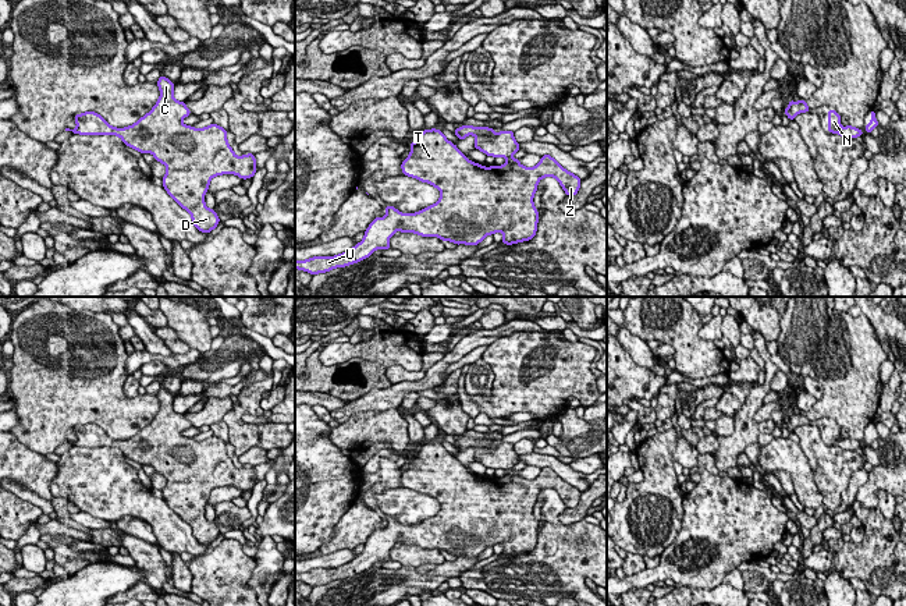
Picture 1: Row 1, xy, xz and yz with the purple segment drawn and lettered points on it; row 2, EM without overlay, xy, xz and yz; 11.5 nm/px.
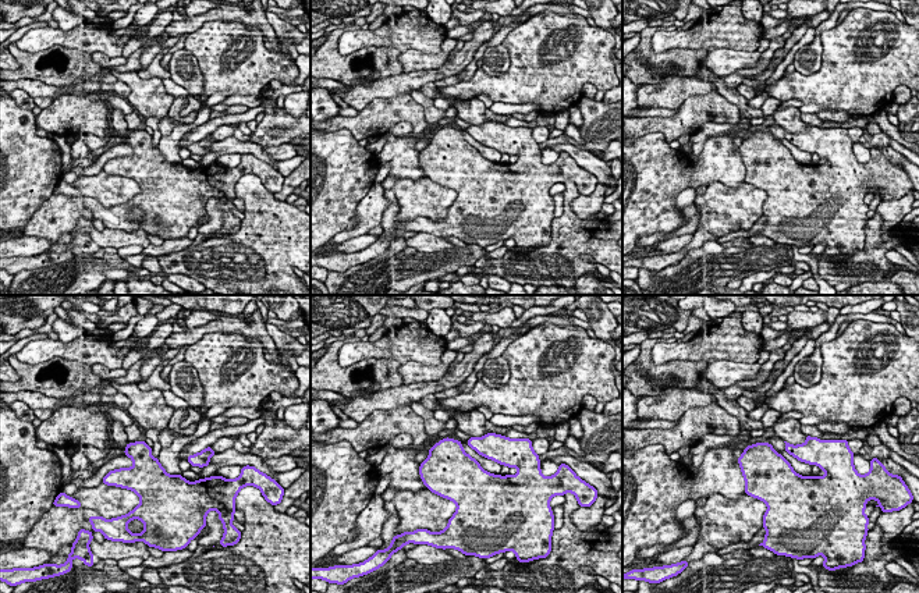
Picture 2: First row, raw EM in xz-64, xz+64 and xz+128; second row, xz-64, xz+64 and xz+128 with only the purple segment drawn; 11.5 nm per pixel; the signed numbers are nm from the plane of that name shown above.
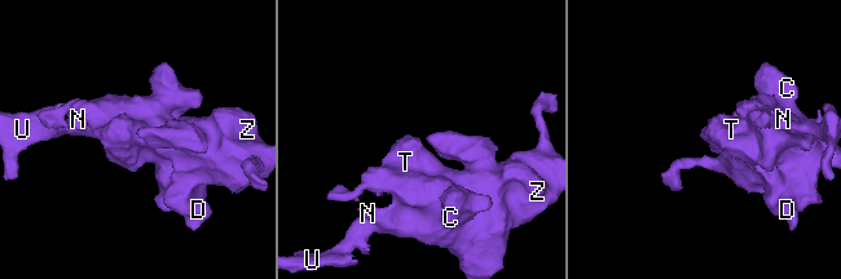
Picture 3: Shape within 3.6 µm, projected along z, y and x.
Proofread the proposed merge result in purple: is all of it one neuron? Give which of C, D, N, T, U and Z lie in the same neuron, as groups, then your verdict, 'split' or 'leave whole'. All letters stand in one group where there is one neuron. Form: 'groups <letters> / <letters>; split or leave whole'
groups C D N T U Z; leave whole

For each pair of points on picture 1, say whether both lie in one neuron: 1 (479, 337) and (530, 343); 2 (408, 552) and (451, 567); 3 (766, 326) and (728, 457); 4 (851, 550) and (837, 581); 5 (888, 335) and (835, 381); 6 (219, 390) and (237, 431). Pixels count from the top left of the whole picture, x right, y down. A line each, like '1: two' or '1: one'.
1: two
2: two
3: two
4: two
5: two
6: two

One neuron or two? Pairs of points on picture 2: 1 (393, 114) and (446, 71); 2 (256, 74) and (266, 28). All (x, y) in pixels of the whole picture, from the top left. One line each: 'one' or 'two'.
1: two
2: two

